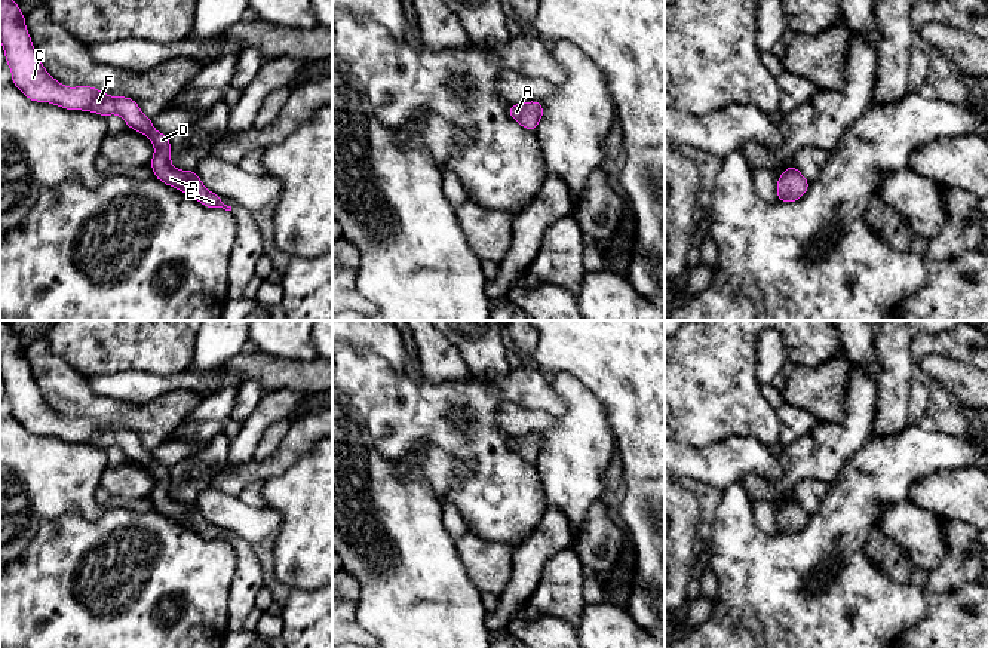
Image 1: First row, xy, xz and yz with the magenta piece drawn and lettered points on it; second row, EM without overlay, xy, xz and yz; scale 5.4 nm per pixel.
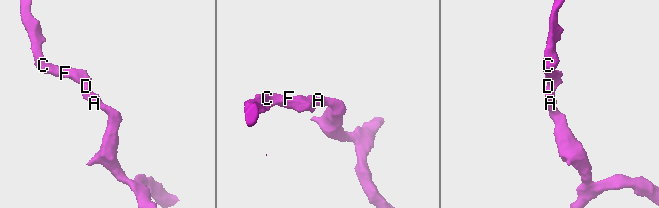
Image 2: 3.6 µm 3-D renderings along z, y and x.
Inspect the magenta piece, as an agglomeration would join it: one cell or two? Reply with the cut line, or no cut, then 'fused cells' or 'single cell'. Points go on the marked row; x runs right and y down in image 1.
no cut | single cell

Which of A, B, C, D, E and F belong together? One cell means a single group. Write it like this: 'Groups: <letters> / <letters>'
Groups: A B C D E F

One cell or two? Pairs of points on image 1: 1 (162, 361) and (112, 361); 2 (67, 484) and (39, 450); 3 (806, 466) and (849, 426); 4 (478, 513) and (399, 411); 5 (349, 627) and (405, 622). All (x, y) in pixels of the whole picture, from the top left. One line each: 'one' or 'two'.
1: one
2: one
3: one
4: one
5: two

